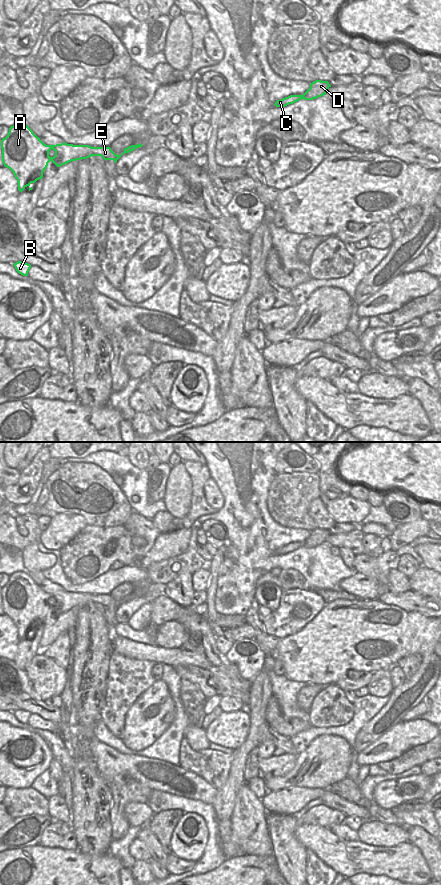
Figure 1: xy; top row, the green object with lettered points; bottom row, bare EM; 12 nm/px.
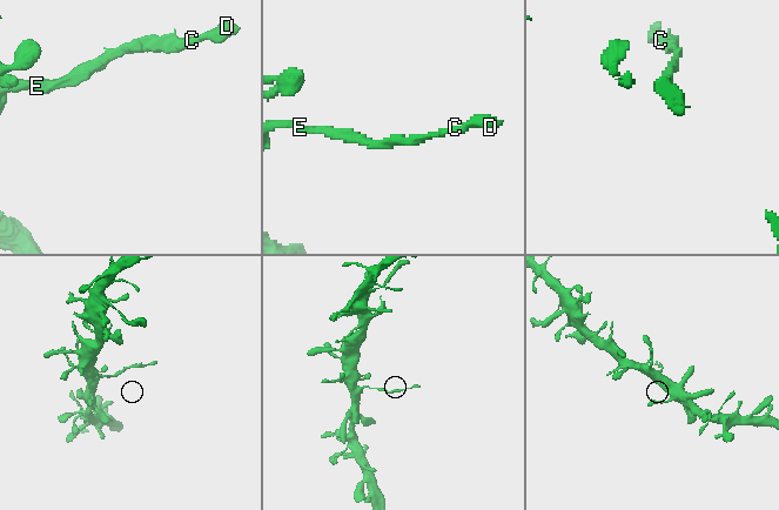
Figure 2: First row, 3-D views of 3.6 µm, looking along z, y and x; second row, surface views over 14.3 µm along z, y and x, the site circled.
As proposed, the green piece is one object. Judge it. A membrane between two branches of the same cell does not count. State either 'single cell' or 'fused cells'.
fused cells

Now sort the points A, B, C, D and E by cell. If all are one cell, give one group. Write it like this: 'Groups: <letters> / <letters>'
Groups: A B E / C D.

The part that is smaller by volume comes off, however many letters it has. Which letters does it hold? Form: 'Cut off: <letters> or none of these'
Cut off: C, D

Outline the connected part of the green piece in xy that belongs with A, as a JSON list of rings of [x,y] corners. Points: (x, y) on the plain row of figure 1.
[[[26,572],[11,574],[7,584],[1,588],[1,596],[2,610],[13,620],[20,640],[31,631],[42,627],[50,609],[60,615],[91,604],[101,604],[104,608],[113,608],[116,611],[122,604],[115,602],[110,595],[91,595],[65,590],[46,593]]]

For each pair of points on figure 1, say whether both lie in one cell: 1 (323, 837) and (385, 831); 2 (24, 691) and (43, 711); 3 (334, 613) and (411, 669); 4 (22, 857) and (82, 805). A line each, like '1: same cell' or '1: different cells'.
1: different cells
2: same cell
3: different cells
4: different cells

